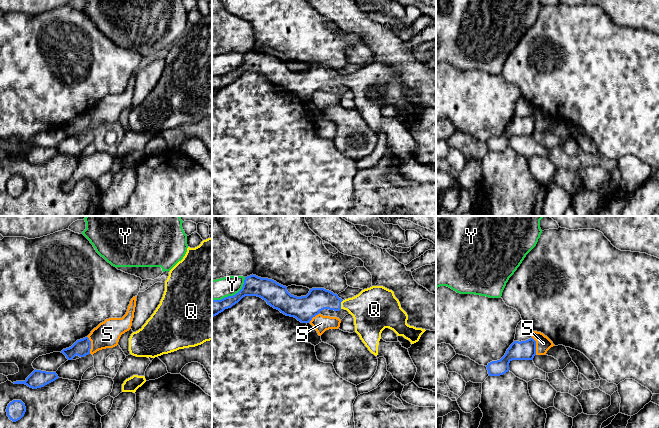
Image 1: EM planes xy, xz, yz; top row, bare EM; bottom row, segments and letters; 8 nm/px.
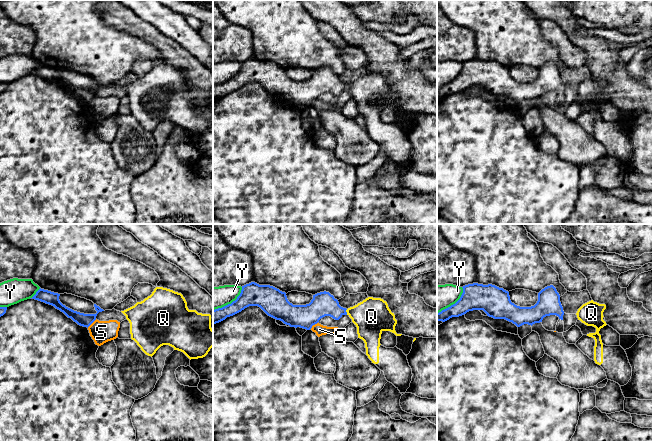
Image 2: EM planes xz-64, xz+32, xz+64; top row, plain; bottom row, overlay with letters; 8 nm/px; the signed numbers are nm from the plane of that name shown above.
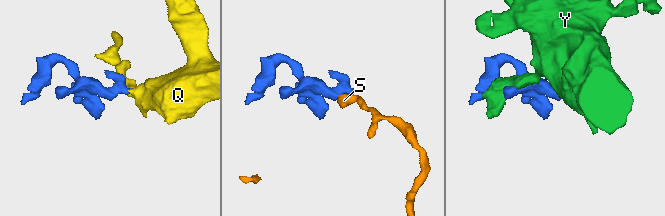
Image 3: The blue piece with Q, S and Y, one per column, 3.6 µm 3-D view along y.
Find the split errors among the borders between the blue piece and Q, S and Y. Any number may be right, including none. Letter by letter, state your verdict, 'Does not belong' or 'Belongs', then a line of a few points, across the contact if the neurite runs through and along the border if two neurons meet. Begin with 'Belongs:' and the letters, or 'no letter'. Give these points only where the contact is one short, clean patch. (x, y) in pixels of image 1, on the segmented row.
Belongs: Q
Q: Belongs. Line: xz (318, 299), (340, 303), (370, 309)
S: Does not belong. Line: xy (87, 336), (90, 341), (90, 353)
Y: Does not belong

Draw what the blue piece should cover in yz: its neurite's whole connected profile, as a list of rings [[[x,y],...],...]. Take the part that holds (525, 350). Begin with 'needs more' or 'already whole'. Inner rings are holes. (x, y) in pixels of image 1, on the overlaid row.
already whole; [[[530,338],[526,341],[514,341],[507,349],[505,355],[497,361],[488,363],[489,376],[500,376],[509,371],[512,360],[533,360],[536,355],[536,341]]]

